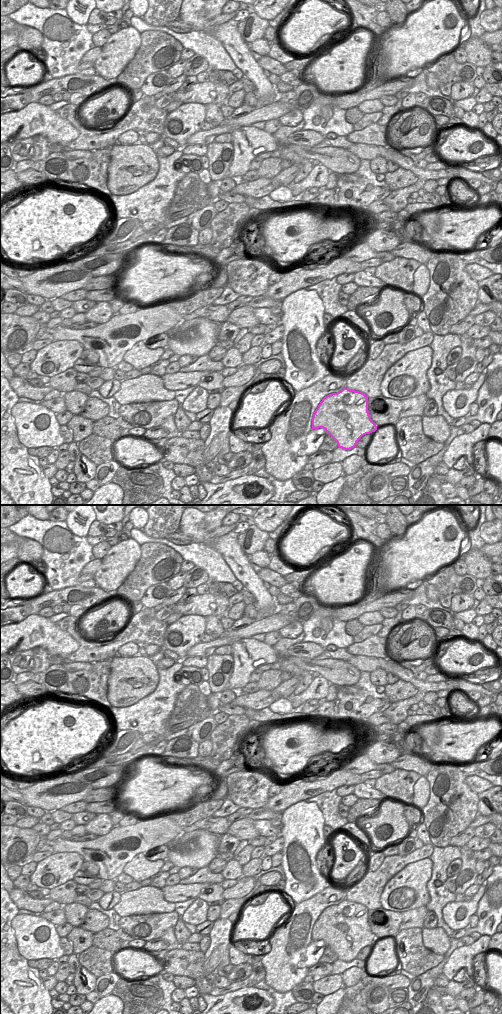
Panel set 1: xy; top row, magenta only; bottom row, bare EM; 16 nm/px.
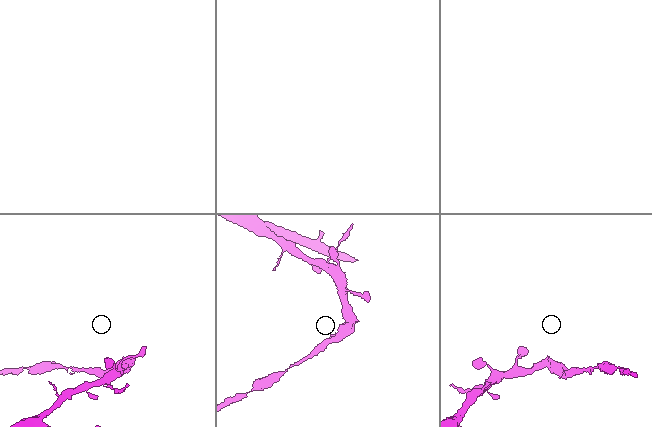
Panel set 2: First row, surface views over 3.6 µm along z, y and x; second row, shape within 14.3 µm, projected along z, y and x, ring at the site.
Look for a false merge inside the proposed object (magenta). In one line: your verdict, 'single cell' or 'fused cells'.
fused cells

